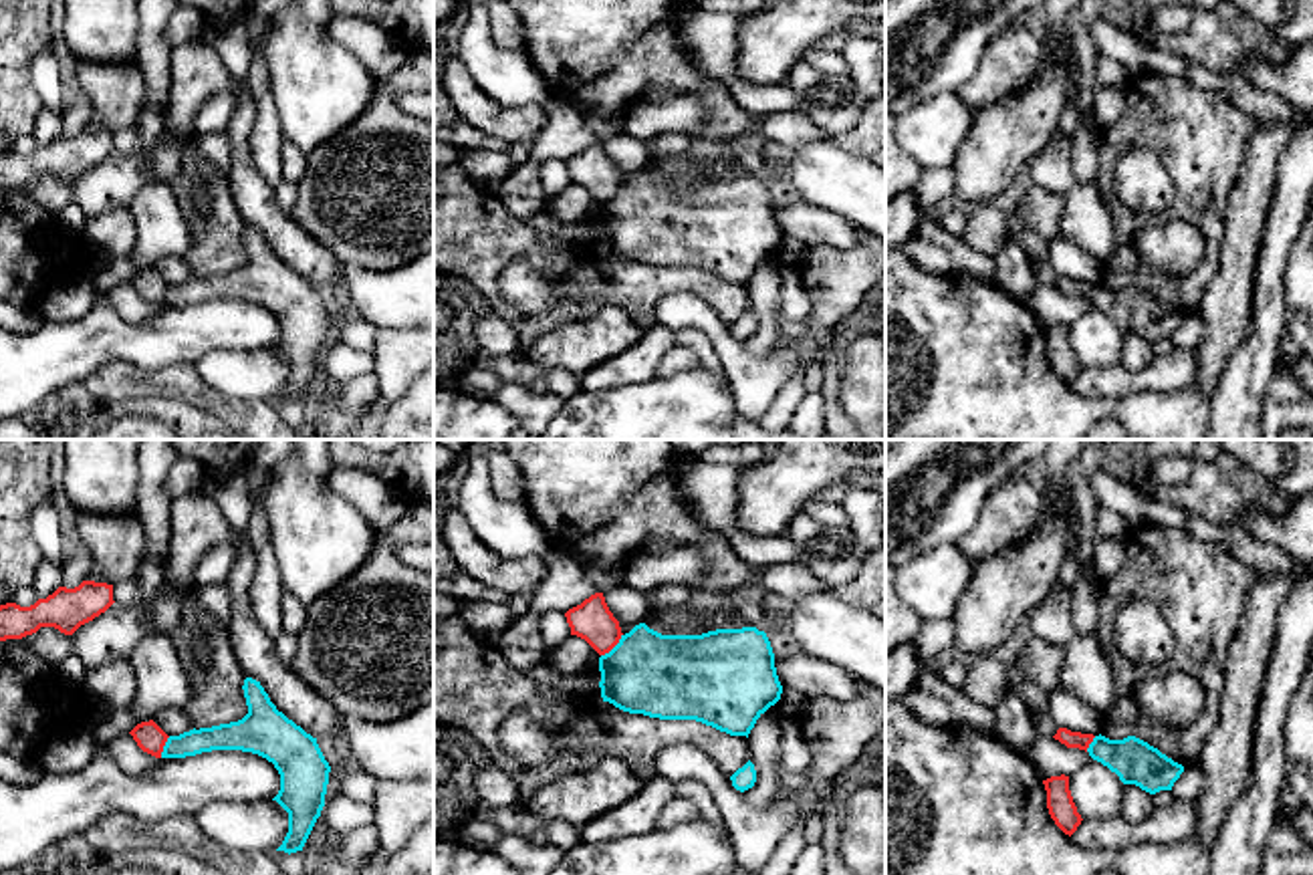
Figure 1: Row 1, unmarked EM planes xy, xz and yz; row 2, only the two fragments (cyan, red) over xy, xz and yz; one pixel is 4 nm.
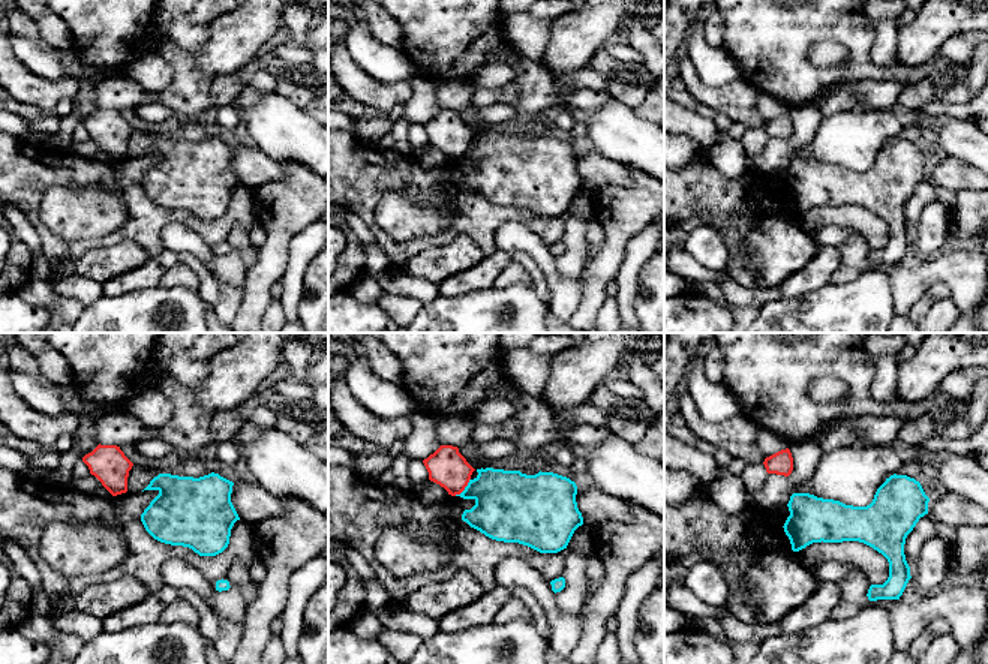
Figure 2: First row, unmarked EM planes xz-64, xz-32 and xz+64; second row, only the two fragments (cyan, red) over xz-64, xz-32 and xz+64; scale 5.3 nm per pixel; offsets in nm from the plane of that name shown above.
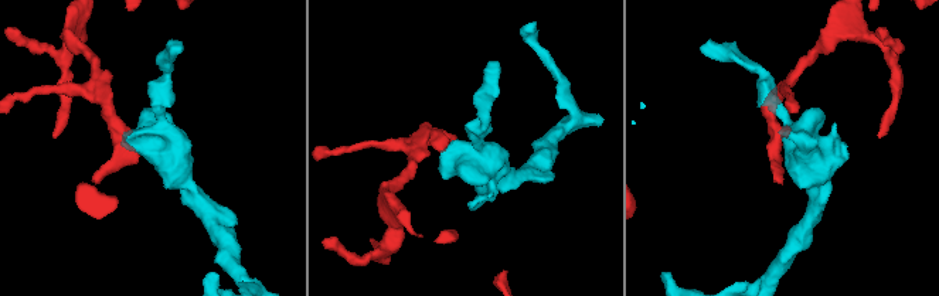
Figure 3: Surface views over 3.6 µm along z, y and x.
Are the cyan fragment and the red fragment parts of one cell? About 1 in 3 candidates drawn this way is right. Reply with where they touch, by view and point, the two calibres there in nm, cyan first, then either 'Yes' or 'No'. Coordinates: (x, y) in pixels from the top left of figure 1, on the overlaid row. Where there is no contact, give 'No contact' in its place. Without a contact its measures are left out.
Touches cyan at xz (616, 646). Thickness 340 nm (cyan) against 160 nm. No

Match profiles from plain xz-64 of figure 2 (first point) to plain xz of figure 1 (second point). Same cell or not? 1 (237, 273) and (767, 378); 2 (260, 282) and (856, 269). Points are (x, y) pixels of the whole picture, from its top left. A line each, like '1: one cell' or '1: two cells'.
1: two cells
2: one cell

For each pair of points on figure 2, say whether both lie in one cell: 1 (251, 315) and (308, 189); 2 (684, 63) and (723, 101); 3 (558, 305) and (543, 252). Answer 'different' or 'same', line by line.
1: same
2: same
3: same

